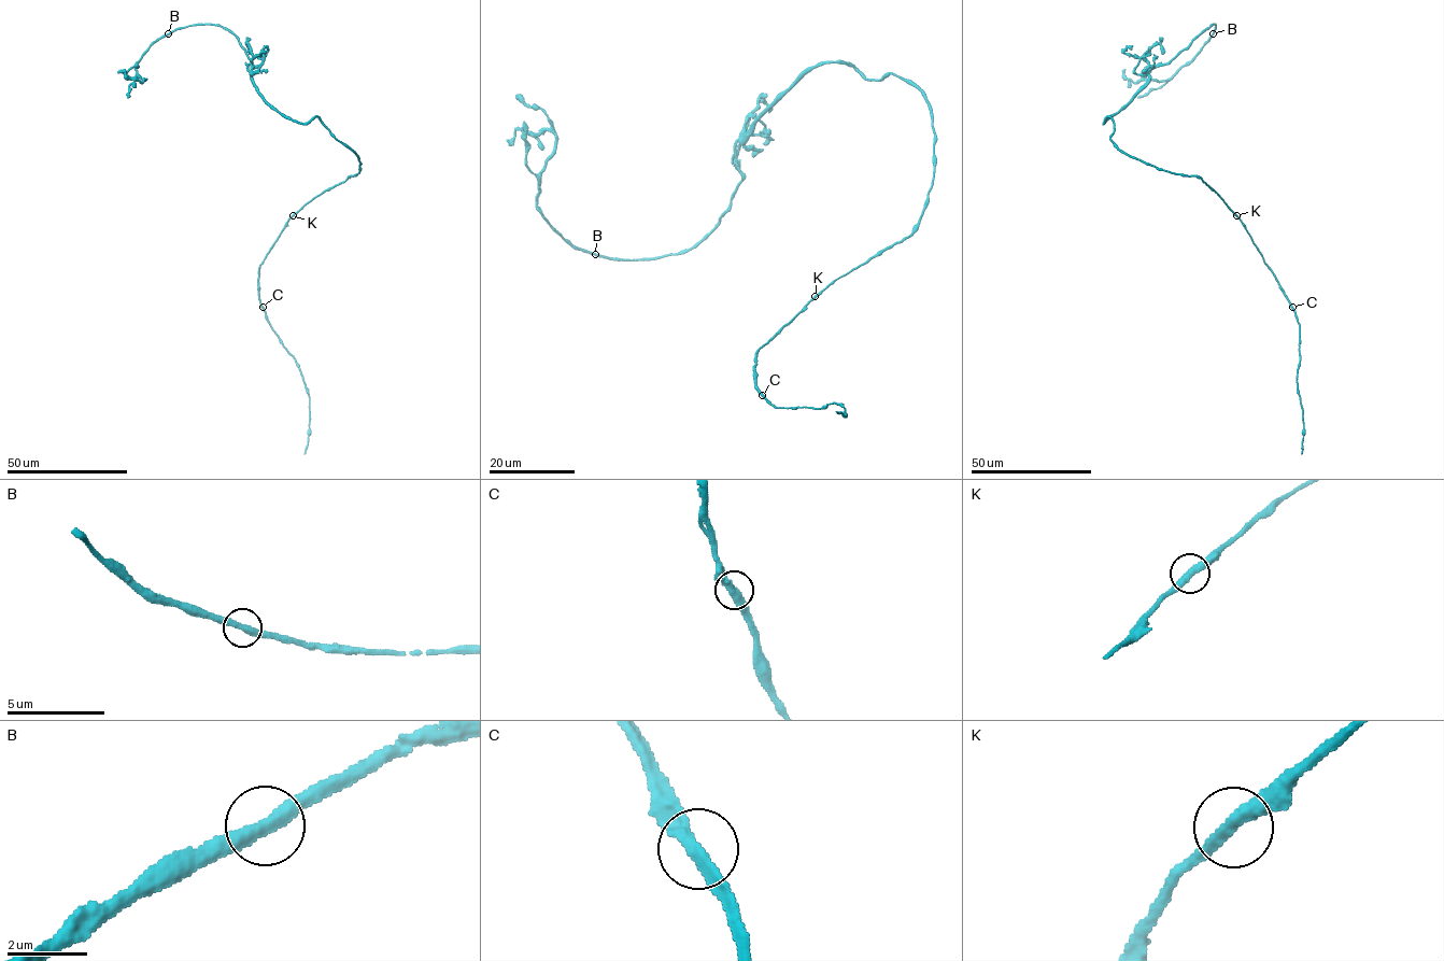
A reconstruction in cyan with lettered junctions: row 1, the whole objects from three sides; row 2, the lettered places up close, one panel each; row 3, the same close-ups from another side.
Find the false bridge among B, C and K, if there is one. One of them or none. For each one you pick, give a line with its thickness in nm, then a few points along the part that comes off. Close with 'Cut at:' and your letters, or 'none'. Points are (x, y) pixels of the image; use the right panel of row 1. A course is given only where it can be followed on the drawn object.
C: 320 nm thick; foreign part runs (1292, 307), (1268, 267)
Cut at: C

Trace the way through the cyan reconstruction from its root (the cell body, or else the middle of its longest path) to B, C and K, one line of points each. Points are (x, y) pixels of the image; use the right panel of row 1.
B: (1120, 151), (1106, 117), (1104, 123), (1132, 99), (1149, 69), (1215, 24), (1213, 33)
C: (1120, 151), (1164, 170), (1198, 175), (1240, 220), (1292, 307)
K: (1120, 151), (1164, 170), (1198, 175), (1236, 215)

